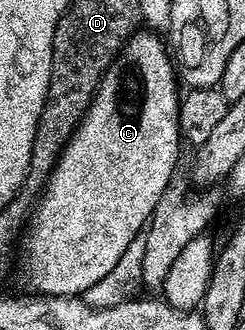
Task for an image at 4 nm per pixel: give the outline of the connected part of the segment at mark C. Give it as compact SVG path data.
M138 30L121 45L120 52L113 57L109 63L109 69L101 76L97 84L97 91L93 93L93 100L89 103L89 108L81 116L73 133L70 134L64 150L53 163L53 169L49 171L43 187L40 189L37 204L32 205L31 215L23 228L23 244L25 240L25 280L30 284L34 293L42 296L76 296L80 297L87 289L94 286L95 282L106 277L115 264L122 257L124 250L130 245L131 240L140 232L145 232L147 225L152 221L158 211L161 199L165 196L165 191L169 188L169 183L173 180L173 171L177 168L177 158L183 149L183 137L179 126L179 110L181 109L181 96L179 89L179 76L175 71L175 61L167 51L167 44L161 40L156 31Z

